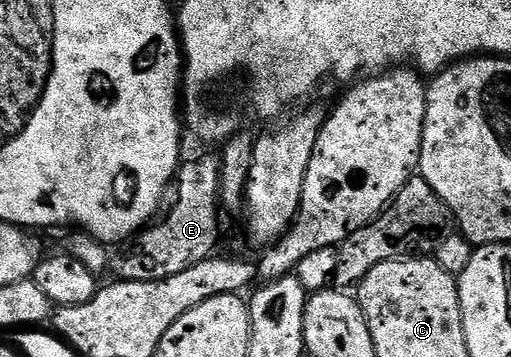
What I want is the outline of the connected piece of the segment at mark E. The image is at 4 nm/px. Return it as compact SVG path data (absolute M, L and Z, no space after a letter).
M219 157L204 158L201 162L185 161L176 172L174 194L176 199L172 207L155 224L149 224L131 240L125 241L120 250L111 255L110 270L117 279L125 282L149 282L150 280L166 280L170 276L178 276L186 272L186 268L194 268L202 260L213 257L217 253L216 245L220 242L220 160Z

